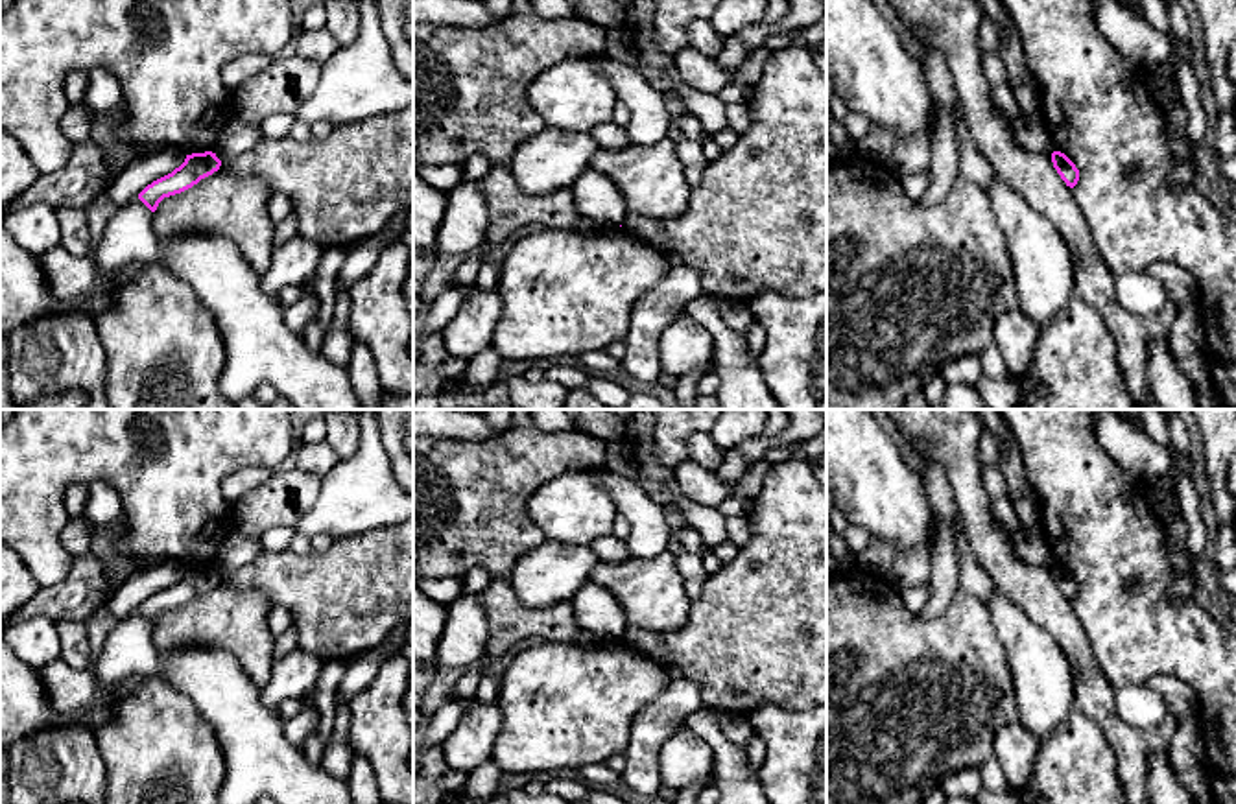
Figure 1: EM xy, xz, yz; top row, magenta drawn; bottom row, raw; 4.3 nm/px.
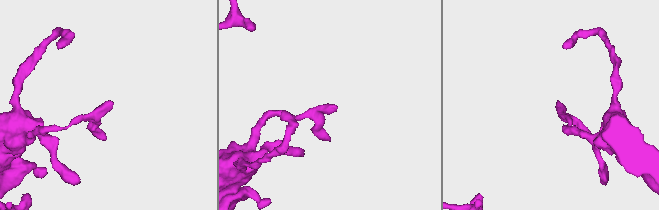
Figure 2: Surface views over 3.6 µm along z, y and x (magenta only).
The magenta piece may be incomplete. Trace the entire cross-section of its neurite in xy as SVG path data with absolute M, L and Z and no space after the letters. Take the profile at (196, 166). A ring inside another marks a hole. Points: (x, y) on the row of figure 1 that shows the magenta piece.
M212 151L205 153L192 153L186 155L184 162L175 168L172 173L153 181L148 184L140 194L138 199L155 212L159 203L164 197L181 194L194 184L197 184L201 179L212 175L221 166L221 160Z

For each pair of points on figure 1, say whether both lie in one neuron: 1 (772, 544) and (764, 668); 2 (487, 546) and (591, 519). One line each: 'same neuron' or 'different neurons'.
1: same neuron
2: different neurons

